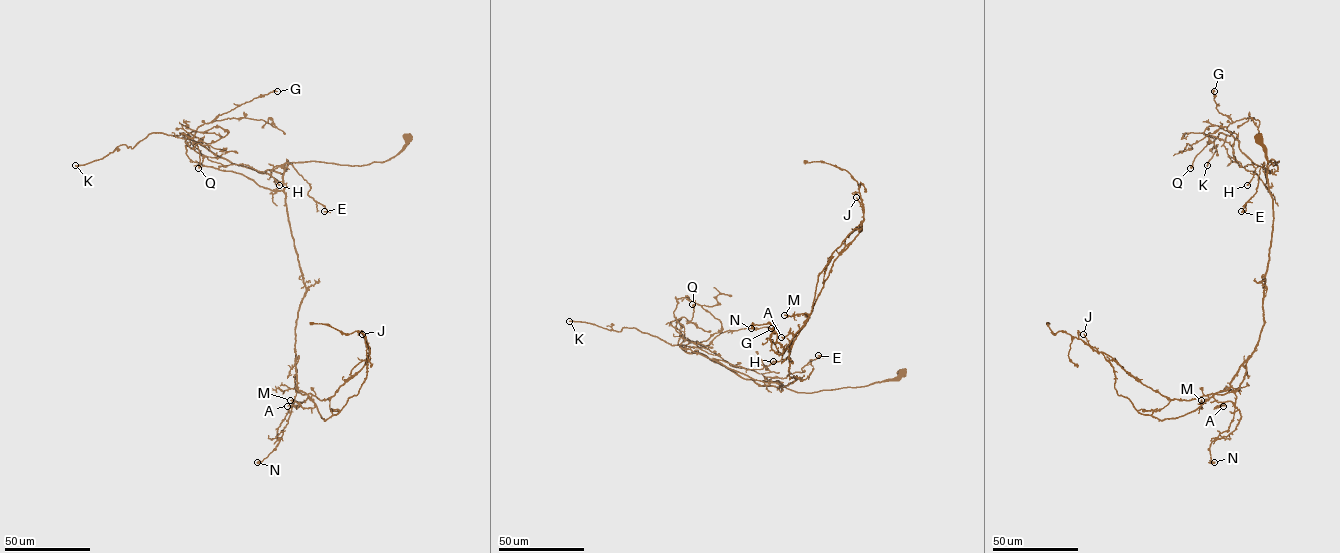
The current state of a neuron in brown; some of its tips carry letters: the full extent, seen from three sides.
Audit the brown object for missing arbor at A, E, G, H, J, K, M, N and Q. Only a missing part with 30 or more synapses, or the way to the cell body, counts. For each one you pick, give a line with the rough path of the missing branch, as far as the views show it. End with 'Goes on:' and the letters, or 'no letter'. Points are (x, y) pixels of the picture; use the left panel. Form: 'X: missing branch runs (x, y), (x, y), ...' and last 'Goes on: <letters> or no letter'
Goes on: K

